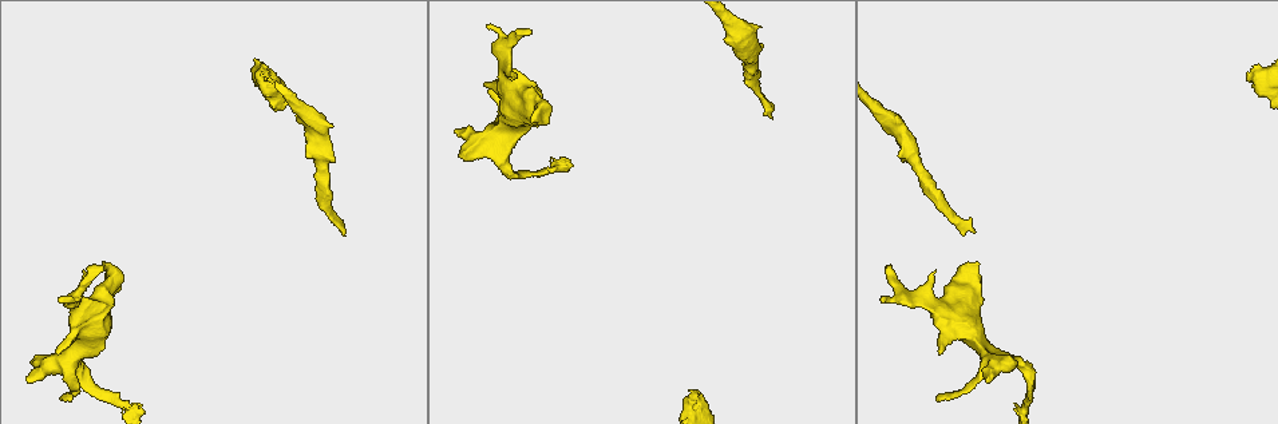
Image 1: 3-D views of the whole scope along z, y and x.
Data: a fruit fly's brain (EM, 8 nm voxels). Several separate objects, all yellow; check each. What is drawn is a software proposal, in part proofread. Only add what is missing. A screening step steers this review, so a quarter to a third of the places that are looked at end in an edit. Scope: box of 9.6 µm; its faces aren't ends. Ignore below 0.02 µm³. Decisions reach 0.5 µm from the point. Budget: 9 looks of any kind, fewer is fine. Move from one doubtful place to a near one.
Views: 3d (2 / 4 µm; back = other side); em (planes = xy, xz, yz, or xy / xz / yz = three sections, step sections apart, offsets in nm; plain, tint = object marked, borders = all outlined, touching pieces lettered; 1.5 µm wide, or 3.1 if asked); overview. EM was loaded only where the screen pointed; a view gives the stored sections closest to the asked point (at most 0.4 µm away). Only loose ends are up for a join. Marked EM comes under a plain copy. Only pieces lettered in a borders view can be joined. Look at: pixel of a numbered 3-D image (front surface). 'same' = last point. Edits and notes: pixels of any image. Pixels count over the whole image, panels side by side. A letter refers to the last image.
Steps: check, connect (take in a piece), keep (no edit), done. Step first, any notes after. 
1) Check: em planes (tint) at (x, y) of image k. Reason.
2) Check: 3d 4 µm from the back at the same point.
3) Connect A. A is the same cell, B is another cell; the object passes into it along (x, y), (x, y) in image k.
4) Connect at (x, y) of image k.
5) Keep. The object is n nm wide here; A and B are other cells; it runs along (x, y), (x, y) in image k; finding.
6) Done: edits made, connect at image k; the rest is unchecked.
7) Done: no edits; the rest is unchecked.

Check: em planes (borders) at (532, 30) of image 1. Branch stops here.

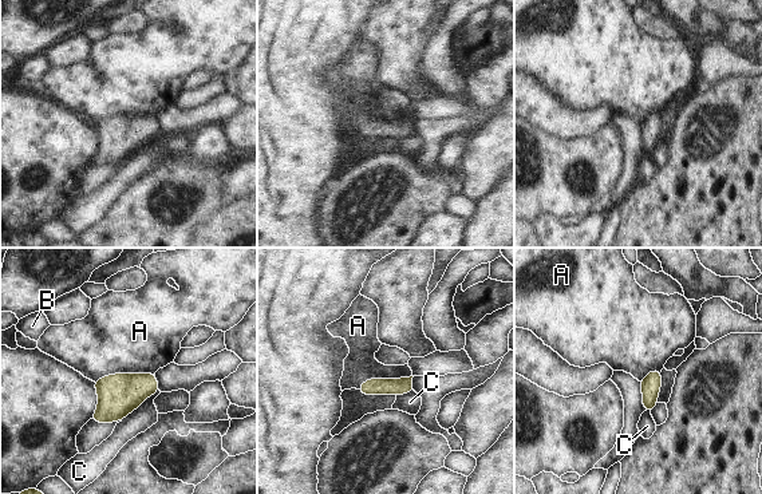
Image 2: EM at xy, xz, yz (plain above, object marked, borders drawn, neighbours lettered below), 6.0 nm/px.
Keep. The object is 100 nm wide here; A, B and C are other cells; it runs along (409, 380), (403, 386), (363, 388) in image 2; none of them fits.

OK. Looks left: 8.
Check: em xy step 4 (borders) at (977, 264) of image 1. Branch stops here.

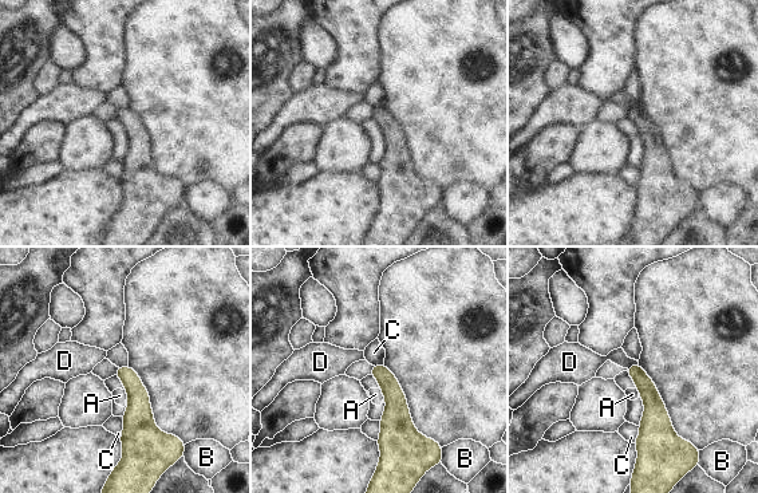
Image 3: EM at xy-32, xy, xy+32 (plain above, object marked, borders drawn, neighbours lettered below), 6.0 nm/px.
Keep. A, B, C and D are other cells; no lettered piece goes on from it.

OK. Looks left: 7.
Check: 3d 2 µm from the back at (71, 399) of image 1. Branch stops here.

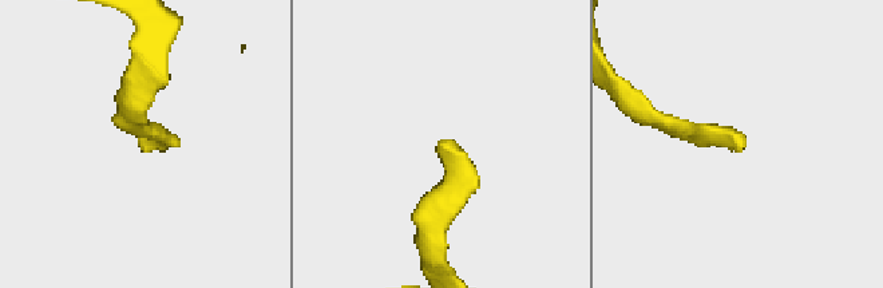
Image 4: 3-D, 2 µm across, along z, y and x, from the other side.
Check: em planes (borders) at (142, 152) of image 4.

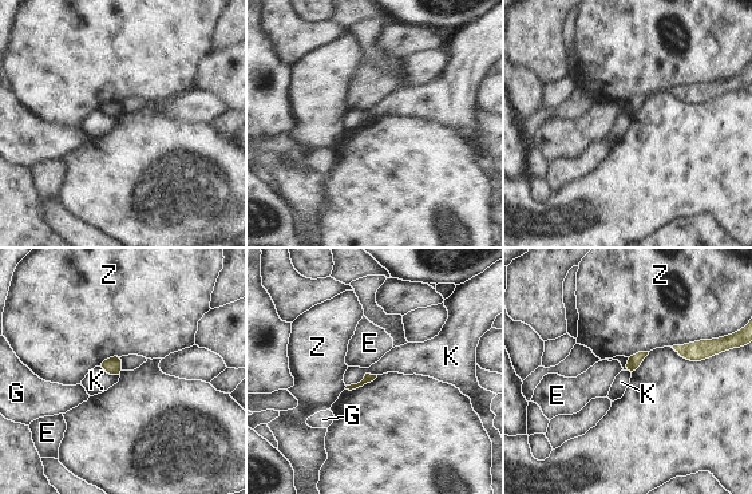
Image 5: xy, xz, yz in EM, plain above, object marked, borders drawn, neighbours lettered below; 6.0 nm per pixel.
Keep. E, G, K and Z are other cells; a border runs along (376, 374), (347, 386) in image 5; none of them fits.

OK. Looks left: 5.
Check: 3d 4 µm at (974, 231) of image 1.

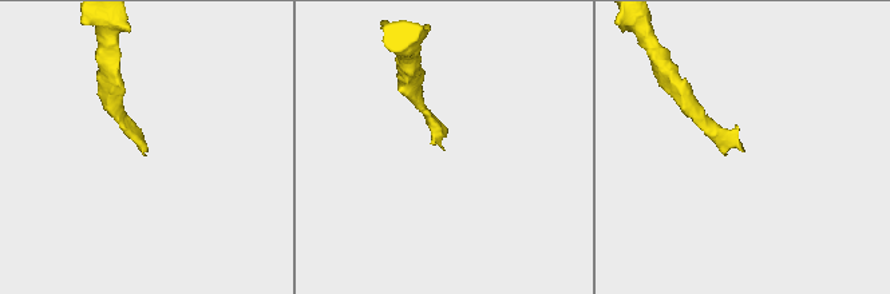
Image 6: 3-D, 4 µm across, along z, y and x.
Check: em planes (borders) at (742, 148) of image 6. Need the tissue.

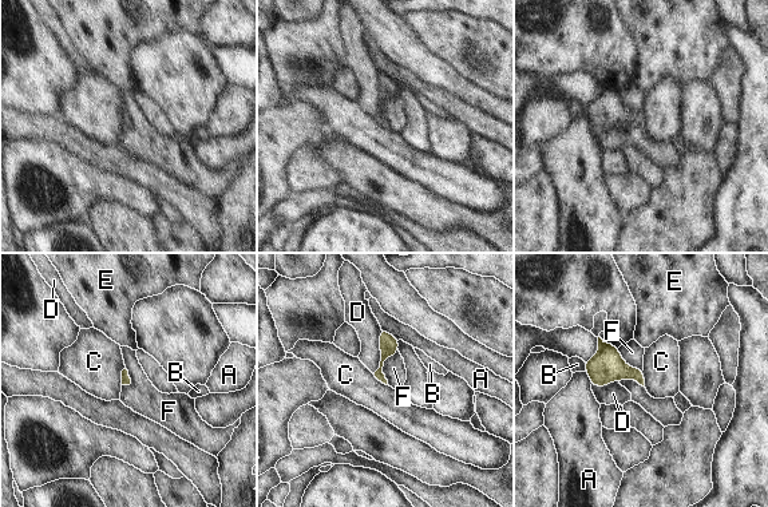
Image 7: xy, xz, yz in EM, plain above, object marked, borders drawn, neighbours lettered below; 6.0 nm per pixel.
Keep. A, B, C, D, E and F are other cells; no lettered piece goes on from it.

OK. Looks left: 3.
Done: no edits; the rest is unchecked.

